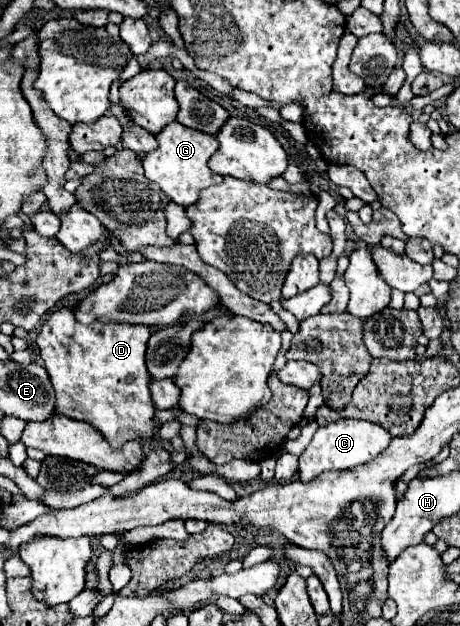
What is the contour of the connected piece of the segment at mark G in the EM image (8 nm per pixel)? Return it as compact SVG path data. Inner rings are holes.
M170 122L158 136L158 148L144 158L144 174L152 182L156 182L164 194L180 206L190 206L198 200L200 192L206 186L220 184L224 178L222 174L214 174L208 166L210 156L218 150L218 140L212 134L202 134L200 130L190 130L180 122Z

